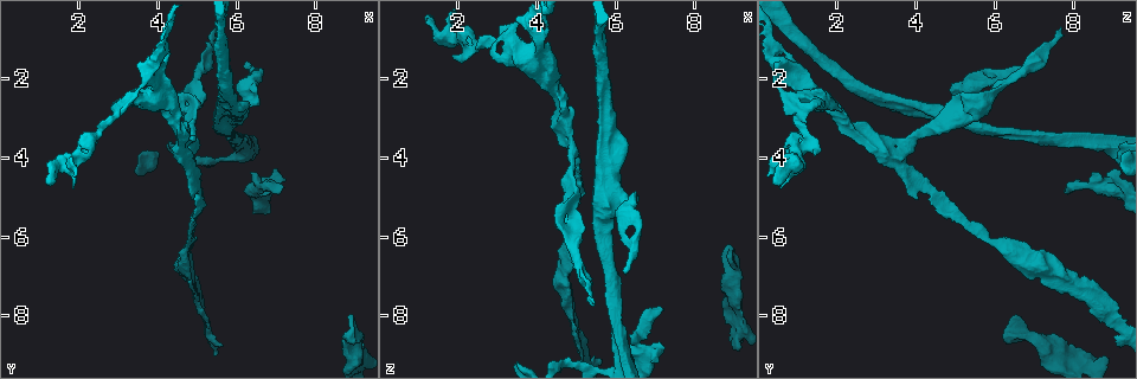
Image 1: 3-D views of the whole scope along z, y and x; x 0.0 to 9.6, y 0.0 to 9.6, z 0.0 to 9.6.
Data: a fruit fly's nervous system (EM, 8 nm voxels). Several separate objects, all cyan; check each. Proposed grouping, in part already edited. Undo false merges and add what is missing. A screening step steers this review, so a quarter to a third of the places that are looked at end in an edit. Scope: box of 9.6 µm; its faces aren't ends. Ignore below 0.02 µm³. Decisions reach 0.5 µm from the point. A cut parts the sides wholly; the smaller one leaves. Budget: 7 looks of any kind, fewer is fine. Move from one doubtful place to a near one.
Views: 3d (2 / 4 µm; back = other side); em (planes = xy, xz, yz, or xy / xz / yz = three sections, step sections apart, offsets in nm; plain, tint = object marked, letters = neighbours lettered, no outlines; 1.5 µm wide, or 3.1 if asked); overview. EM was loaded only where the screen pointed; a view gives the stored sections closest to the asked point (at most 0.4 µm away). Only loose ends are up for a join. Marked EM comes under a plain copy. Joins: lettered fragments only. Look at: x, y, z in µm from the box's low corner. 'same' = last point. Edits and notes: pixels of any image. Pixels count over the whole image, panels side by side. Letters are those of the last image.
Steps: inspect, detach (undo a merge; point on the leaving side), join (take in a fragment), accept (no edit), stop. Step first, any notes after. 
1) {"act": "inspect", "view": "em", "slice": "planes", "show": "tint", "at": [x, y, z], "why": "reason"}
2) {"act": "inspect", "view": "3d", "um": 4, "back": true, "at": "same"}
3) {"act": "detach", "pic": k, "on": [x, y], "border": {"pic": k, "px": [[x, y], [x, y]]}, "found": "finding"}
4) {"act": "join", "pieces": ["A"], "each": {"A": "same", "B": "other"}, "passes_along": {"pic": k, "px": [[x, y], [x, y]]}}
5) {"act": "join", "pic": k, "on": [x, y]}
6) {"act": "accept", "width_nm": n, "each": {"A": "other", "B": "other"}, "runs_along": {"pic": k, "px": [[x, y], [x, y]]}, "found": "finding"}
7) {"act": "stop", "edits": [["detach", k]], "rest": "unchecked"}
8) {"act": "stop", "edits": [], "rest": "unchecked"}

{"act": "inspect", "view": "em", "slice": "planes", "show": "tint", "at": [6.05, 2.70, 3.75]}

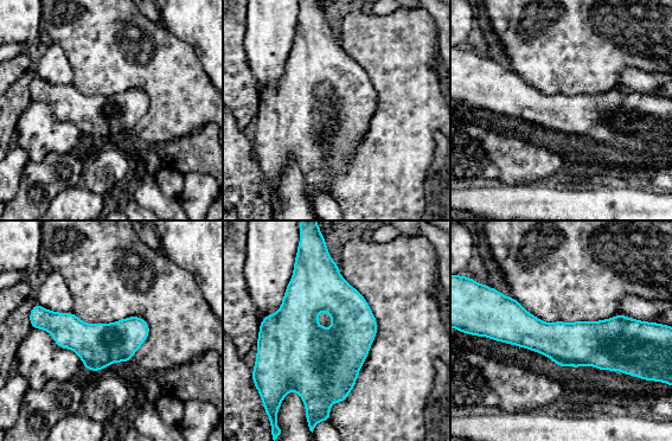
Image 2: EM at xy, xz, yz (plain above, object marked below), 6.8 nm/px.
{"act": "inspect", "view": "em", "slice": "planes", "show": "letters", "at": "same", "why": "what lies round it"}

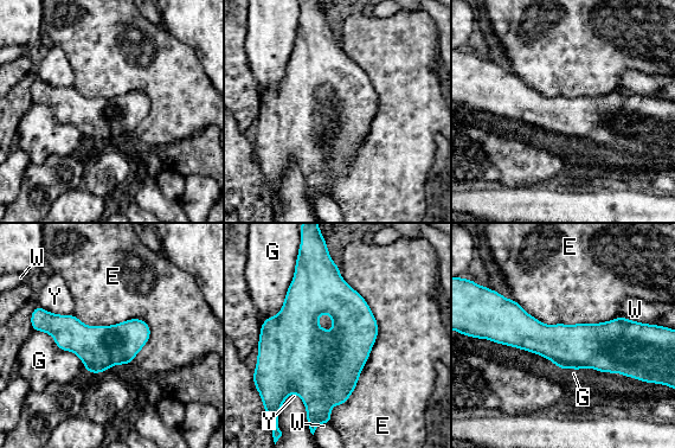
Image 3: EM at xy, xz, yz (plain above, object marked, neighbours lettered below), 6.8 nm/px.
{"act": "accept", "each": {"E": "other", "G": "other", "W": "other", "Y": "other"}, "runs_along": {"pic": 3, "px": [[499, 327], [564, 345], [631, 346]]}, "found": "continuous, no second cell"}

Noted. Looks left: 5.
{"act": "inspect", "view": "em", "slice": "xz", "step": 8, "show": "tint", "at": [9.10, 8.70, 7.80], "why": "stops while still wide"}

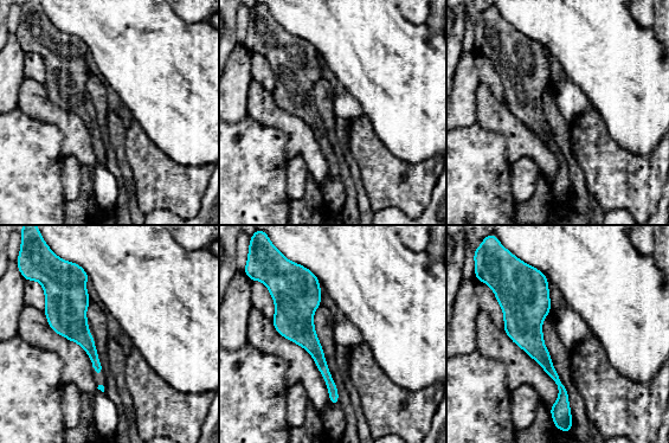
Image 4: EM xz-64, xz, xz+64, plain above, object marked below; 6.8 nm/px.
{"act": "inspect", "view": "em", "slice": "planes", "show": "letters", "at": "same", "why": "cut it another way"}

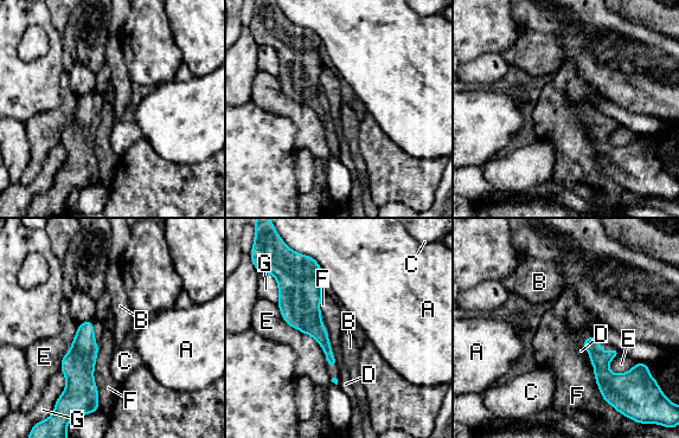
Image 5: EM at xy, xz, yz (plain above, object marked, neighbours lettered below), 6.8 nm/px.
{"act": "accept", "each": {"A": "other", "B": "other", "C": "other", "D": "other", "E": "other", "F": "other", "G": "other"}, "found": "no lettered fragment goes on from it"}

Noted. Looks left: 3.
{"act": "inspect", "view": "em", "slice": "yz", "step": 8, "show": "tint", "at": [7.20, 4.75, 7.80], "why": "branch stops here"}

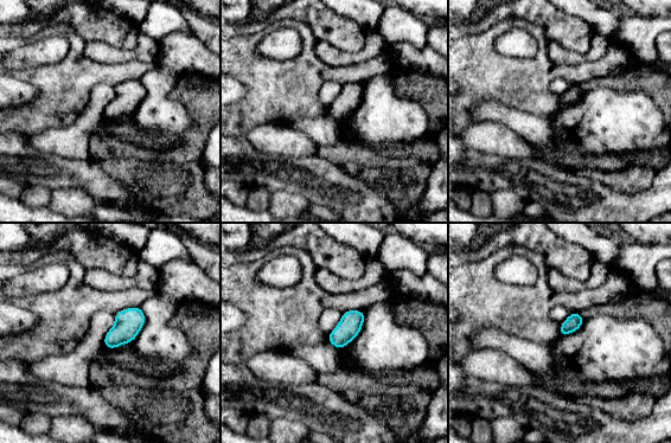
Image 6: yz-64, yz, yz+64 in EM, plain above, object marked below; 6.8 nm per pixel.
{"act": "inspect", "view": "em", "slice": "planes", "show": "letters", "at": "same"}

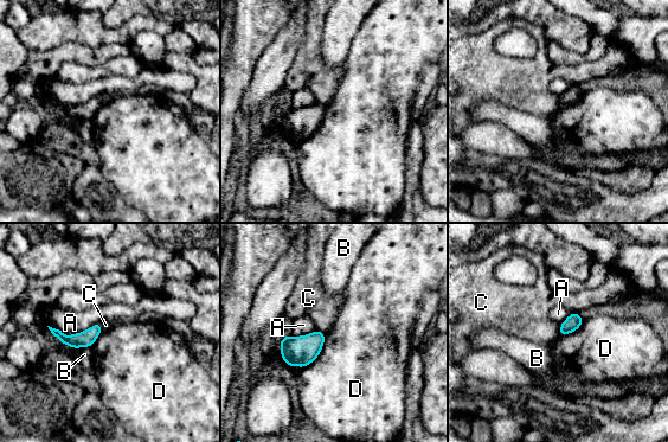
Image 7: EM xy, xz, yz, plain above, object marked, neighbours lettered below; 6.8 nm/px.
{"act": "accept", "each": {"A": "other", "B": "other", "C": "other", "D": "other"}, "border": {"pic": 7, "px": [[560, 324], [559, 337]]}, "found": "no lettered fragment goes on from it"}

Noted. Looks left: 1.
{"act": "stop", "edits": [], "rest": "unchecked"}

